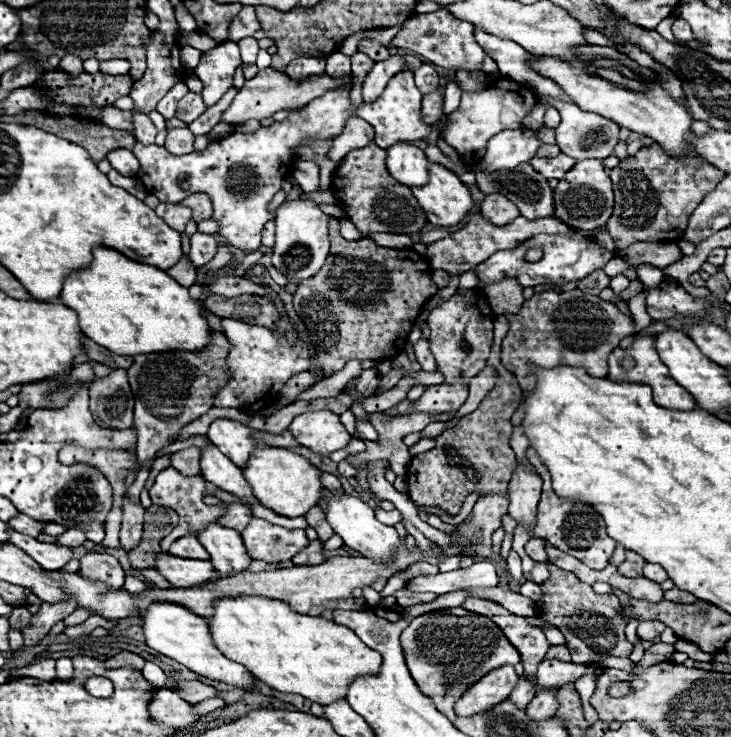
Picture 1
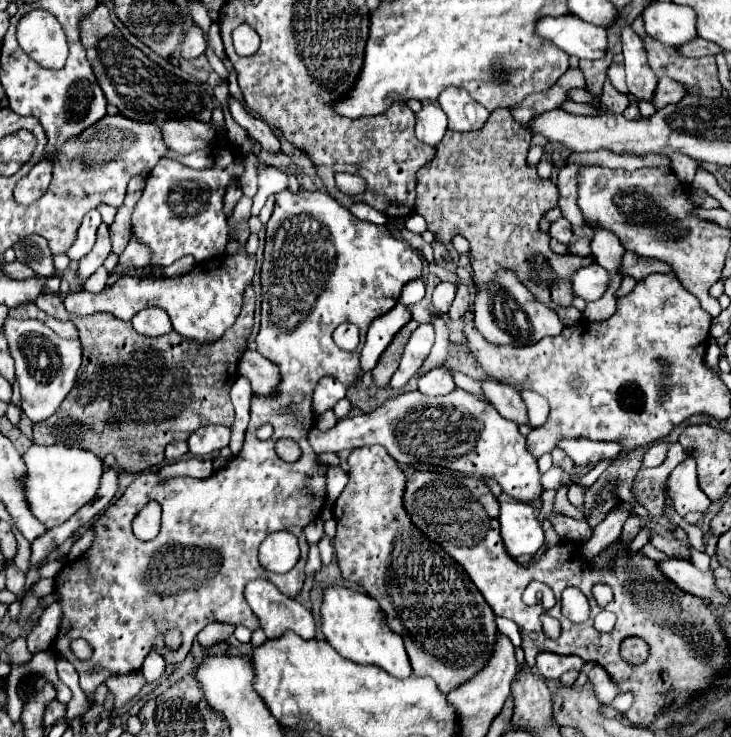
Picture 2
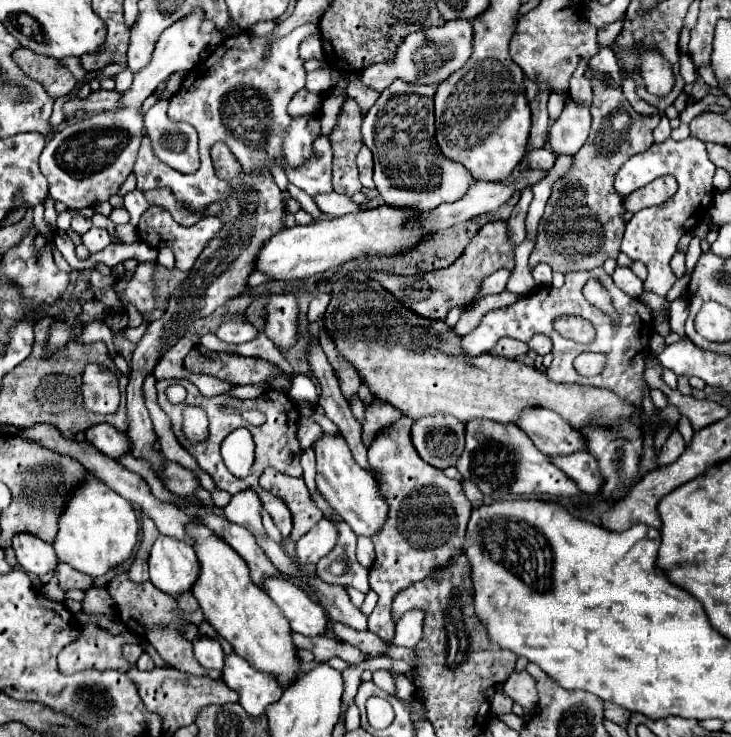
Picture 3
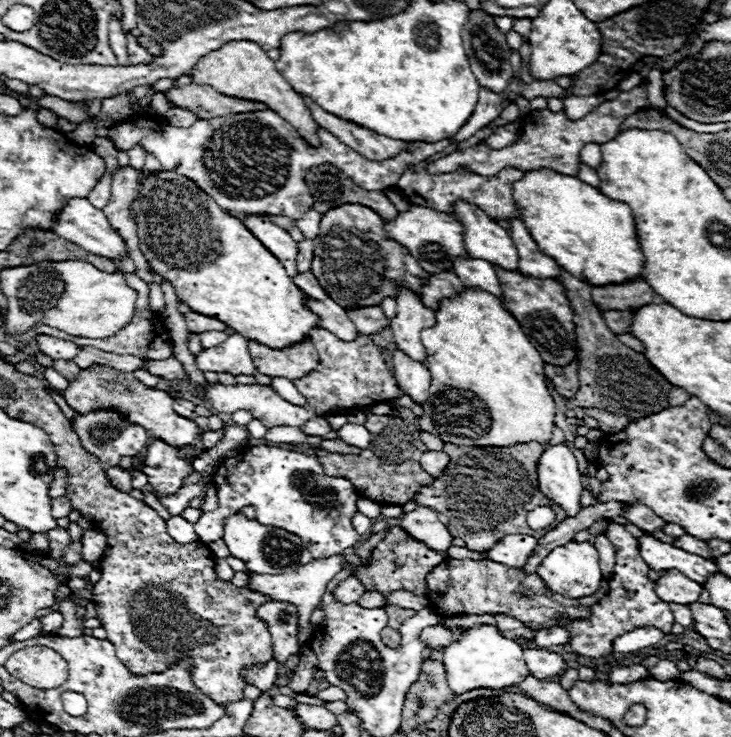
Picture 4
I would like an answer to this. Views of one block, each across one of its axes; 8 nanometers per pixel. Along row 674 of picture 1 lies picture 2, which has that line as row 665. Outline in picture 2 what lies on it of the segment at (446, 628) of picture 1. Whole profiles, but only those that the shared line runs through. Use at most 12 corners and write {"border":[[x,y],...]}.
{"border":[[380,446],[334,502],[344,580],[378,600],[414,676],[480,672],[494,612],[404,508]]}

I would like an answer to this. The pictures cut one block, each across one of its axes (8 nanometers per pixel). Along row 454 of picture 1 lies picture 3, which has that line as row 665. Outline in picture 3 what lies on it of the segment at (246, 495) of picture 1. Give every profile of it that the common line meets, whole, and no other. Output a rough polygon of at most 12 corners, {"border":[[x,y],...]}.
{"border":[[200,636],[194,656],[204,668],[222,672],[226,654],[218,640]]}

